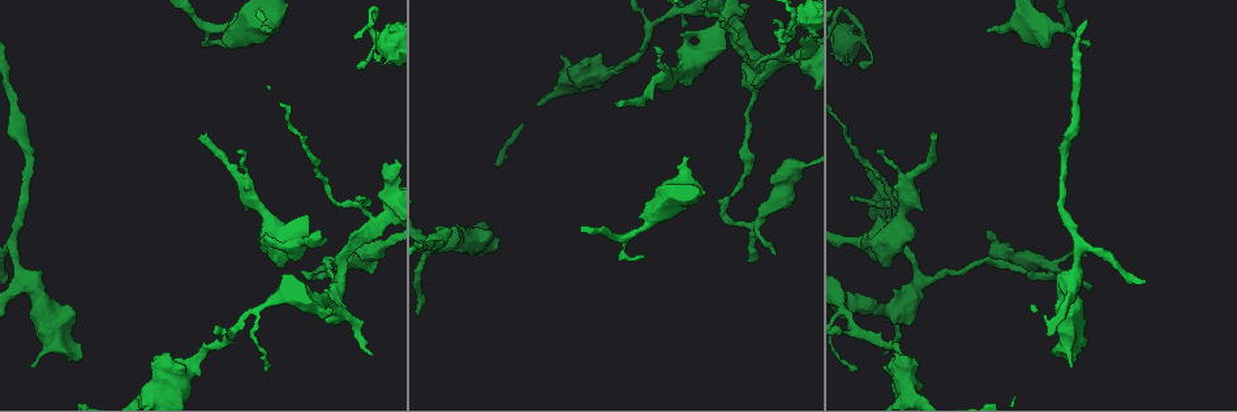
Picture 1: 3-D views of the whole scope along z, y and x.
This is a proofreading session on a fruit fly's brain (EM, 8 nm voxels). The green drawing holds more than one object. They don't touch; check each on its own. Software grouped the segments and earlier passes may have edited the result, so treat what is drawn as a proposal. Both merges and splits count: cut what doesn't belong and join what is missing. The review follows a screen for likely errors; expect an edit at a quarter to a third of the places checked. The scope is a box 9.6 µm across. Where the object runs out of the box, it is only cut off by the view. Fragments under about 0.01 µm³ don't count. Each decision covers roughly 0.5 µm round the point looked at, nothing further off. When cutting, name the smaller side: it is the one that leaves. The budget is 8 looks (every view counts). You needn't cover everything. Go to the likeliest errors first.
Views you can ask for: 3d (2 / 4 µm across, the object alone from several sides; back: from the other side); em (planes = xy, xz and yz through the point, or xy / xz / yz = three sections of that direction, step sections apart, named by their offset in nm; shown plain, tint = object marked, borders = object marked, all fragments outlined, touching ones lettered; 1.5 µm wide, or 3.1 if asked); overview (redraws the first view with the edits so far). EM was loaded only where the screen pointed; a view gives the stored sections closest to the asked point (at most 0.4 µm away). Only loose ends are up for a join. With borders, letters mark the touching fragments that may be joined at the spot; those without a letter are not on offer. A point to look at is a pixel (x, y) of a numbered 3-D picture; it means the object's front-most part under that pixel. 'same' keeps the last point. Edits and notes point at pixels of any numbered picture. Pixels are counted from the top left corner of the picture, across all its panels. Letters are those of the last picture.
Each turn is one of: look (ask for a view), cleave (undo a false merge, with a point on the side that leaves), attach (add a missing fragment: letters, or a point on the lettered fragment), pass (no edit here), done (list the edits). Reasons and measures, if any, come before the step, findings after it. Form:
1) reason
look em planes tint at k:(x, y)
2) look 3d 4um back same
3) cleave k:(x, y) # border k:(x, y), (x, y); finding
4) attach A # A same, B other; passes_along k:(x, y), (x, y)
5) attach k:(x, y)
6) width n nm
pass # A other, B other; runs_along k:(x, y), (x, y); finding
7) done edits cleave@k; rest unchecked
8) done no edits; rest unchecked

branch stops here
look 3d 2um at 1:(1087, 256)

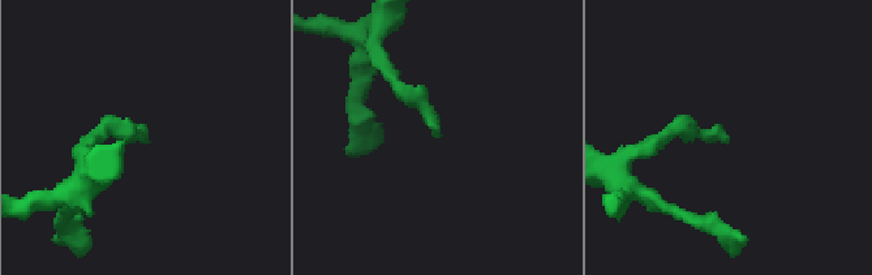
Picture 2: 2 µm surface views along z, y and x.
look em planes borders at 2:(727, 141)

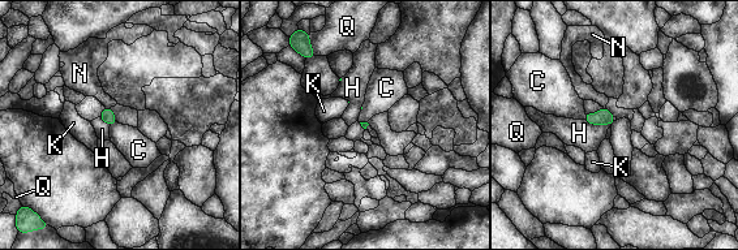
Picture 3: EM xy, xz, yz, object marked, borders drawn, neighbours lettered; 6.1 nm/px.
pass # C other, H other, K other, N other, Q other; border 3:(584, 111), (583, 119); none of them fits

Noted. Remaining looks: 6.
look 3d 2um at 1:(682, 27)

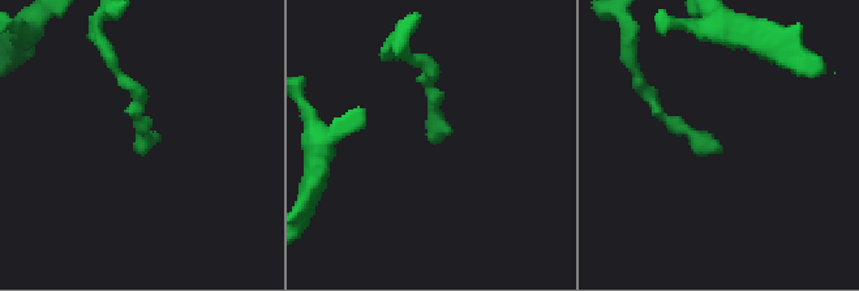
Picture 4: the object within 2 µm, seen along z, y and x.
shape alone is not enough
look em planes borders at 4:(143, 153)

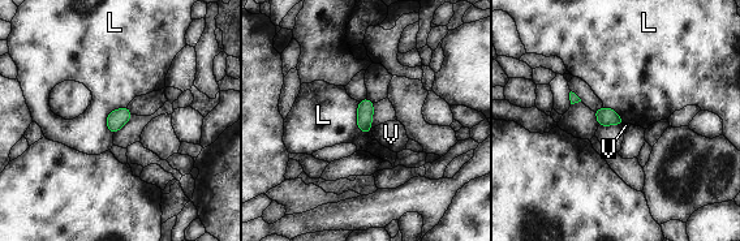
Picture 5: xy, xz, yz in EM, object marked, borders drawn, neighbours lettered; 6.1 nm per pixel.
pass # L other, V other; border 5:(127, 106), (108, 113), (108, 132); none of them fits

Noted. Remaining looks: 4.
thick turns thin
look 3d 2um at 1:(788, 170)

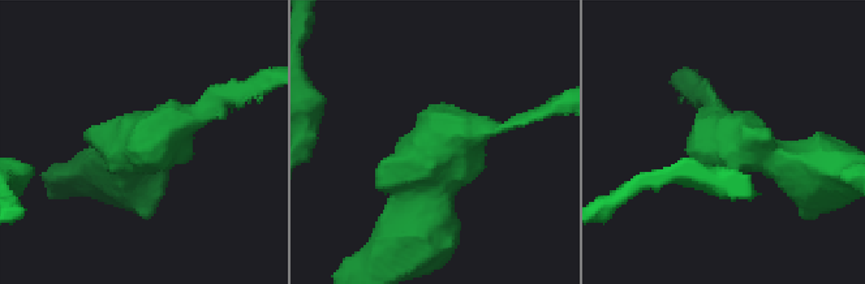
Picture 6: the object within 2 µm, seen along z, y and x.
shape alone is not enough
look em yz step 4 tint at 6:(737, 146)

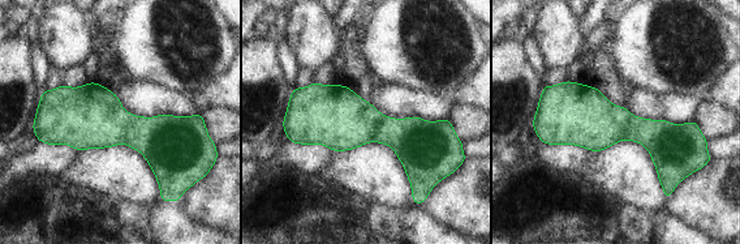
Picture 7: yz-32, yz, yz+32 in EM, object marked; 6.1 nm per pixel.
look em xz step 8 borders same

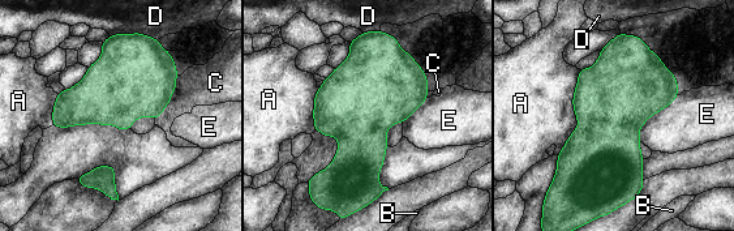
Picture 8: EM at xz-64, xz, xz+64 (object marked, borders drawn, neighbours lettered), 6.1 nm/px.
pass # A other, B other, C other, D other, E other; border 8:(678, 95), (640, 127), (640, 141); continuous, no second neuron

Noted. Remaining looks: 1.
done no edits; rest unchecked

